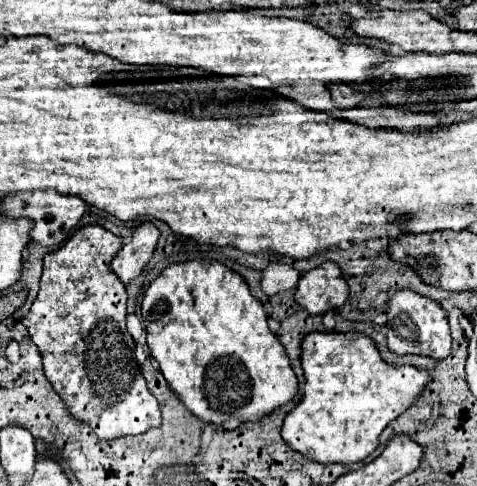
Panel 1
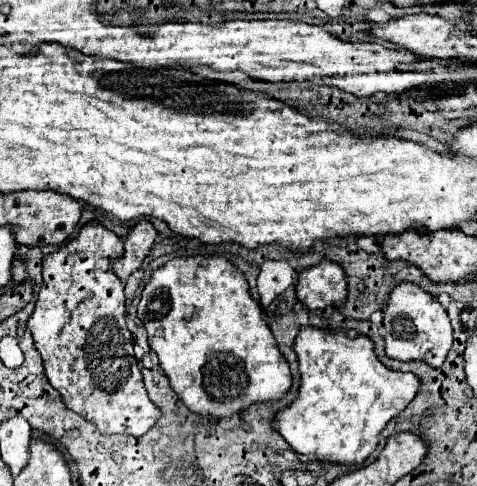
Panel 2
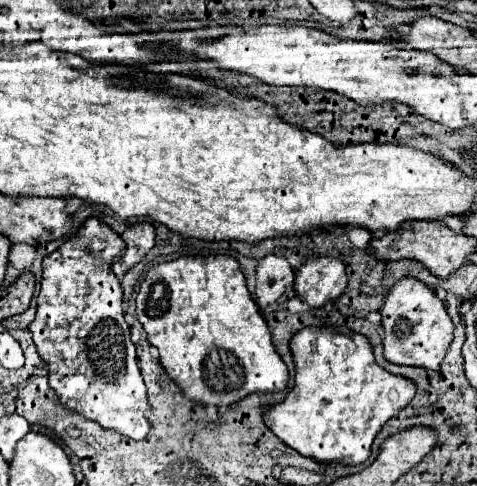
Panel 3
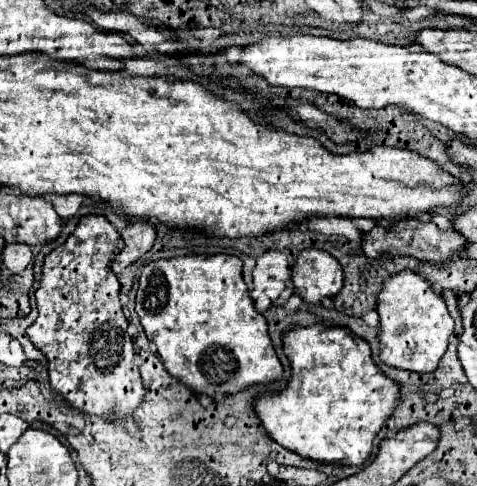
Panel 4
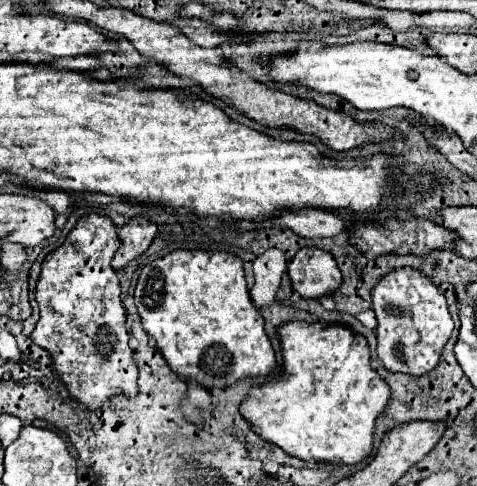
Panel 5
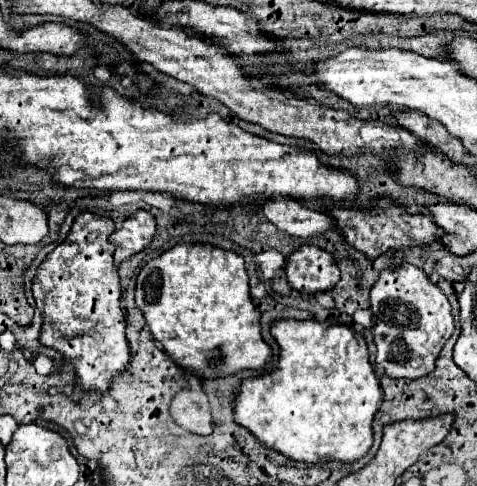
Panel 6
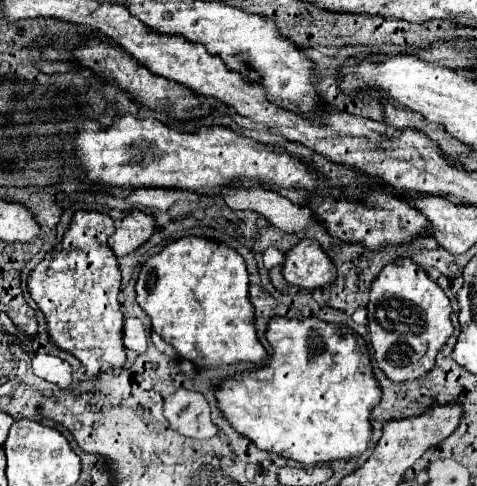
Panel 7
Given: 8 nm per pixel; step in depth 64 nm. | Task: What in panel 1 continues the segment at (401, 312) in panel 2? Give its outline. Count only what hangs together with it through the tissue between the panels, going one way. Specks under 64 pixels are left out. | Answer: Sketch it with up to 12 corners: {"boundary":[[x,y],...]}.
{"boundary":[[398,290],[386,338],[398,356],[444,360],[448,318],[436,300]]}

